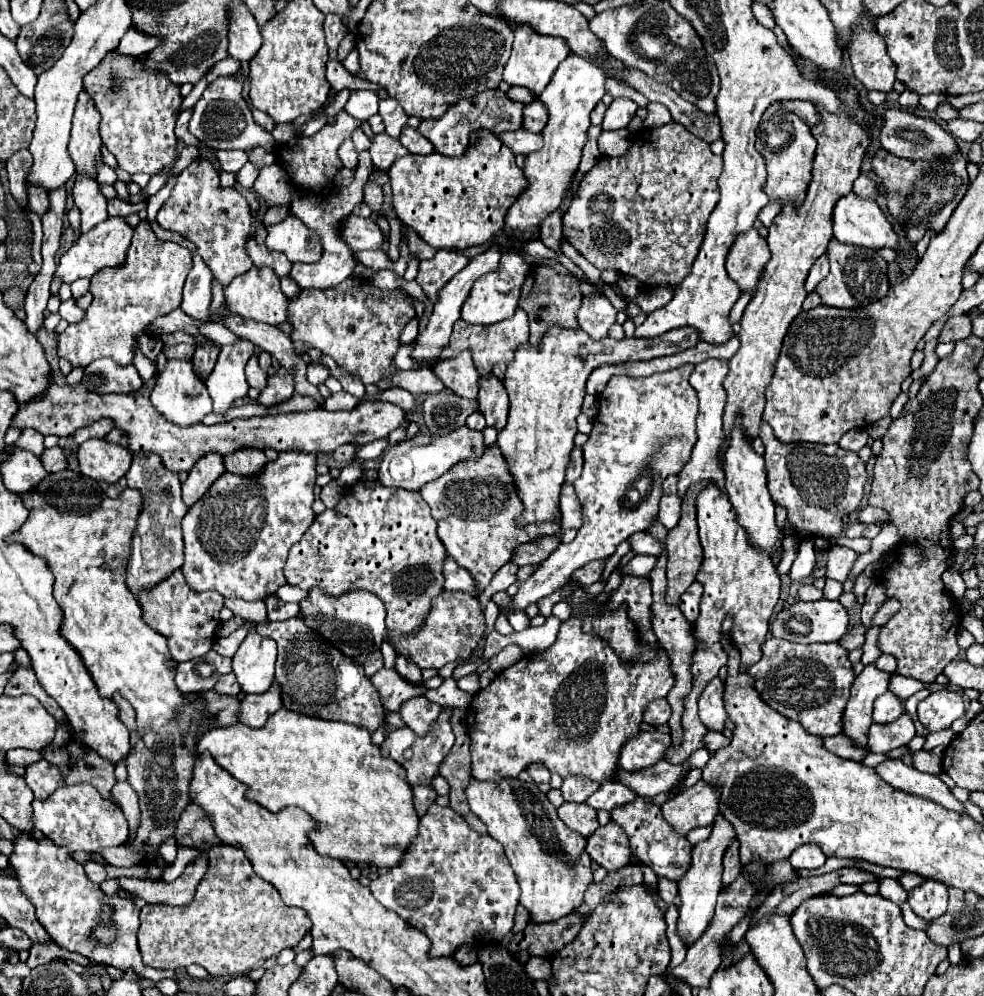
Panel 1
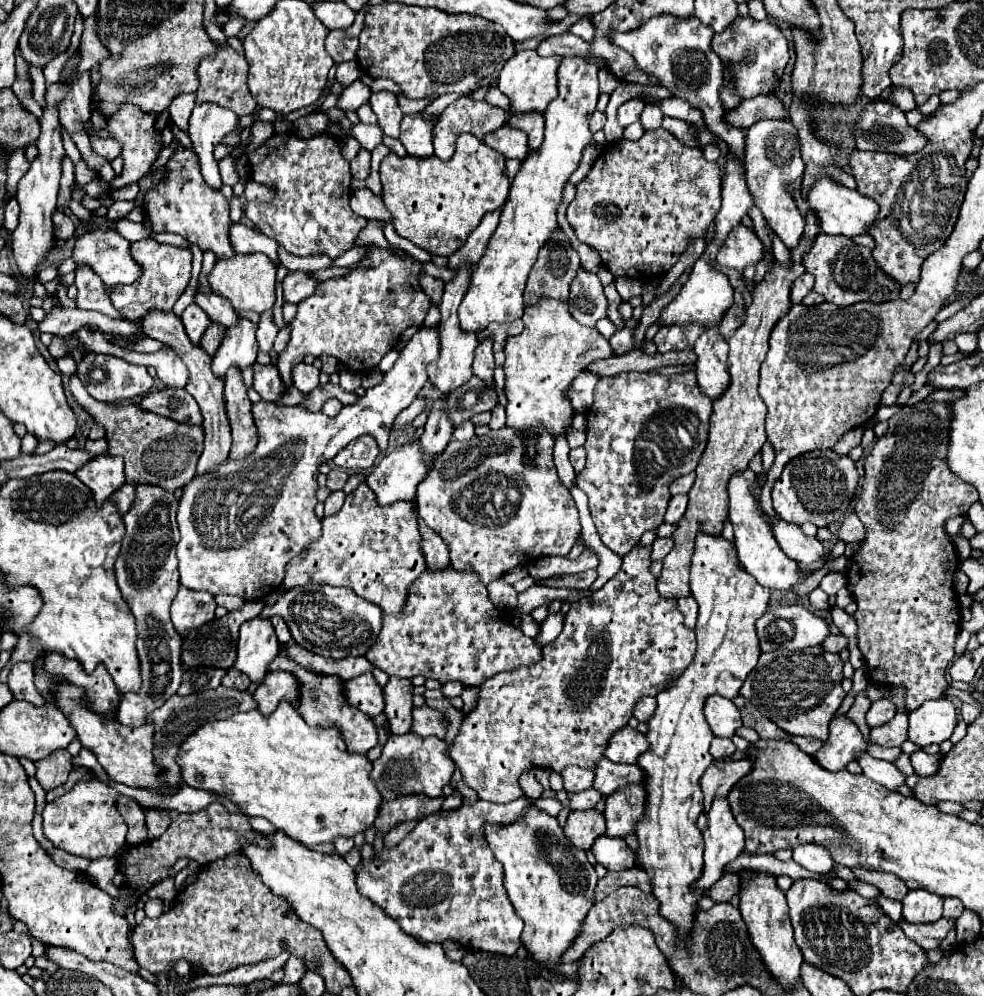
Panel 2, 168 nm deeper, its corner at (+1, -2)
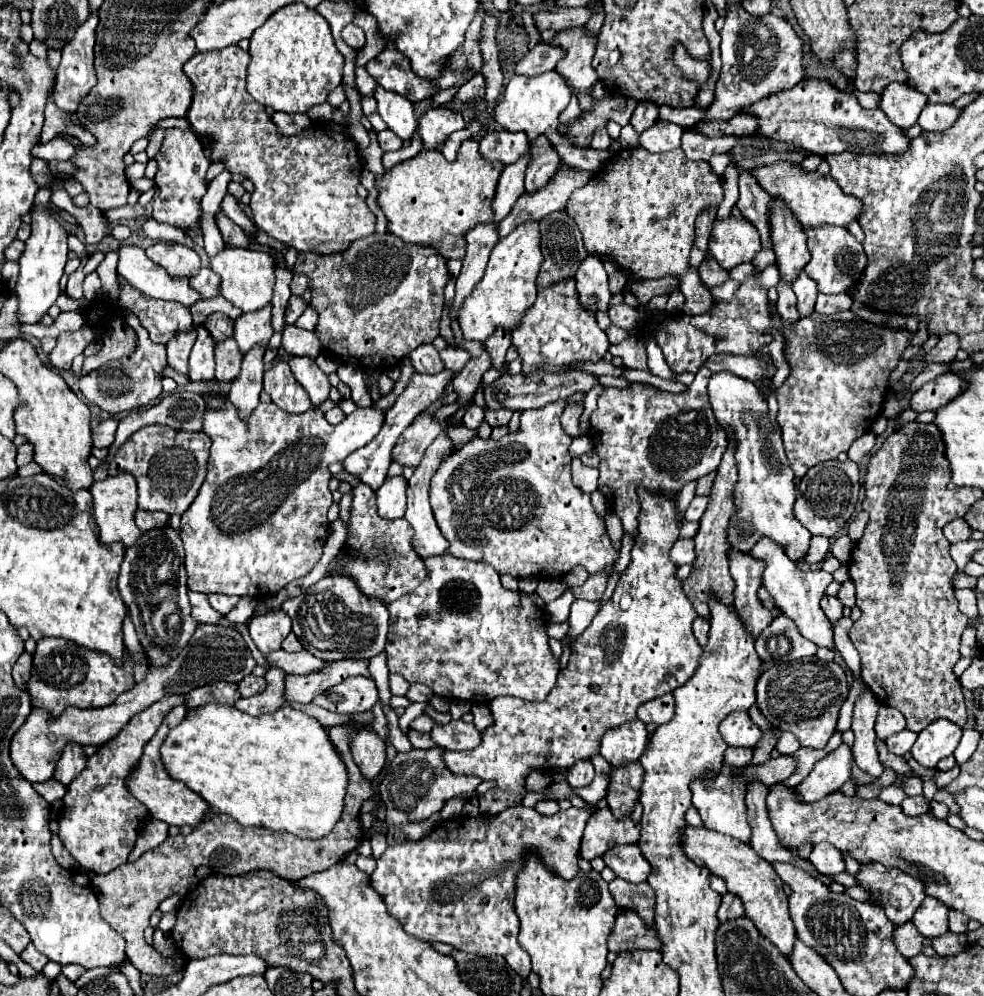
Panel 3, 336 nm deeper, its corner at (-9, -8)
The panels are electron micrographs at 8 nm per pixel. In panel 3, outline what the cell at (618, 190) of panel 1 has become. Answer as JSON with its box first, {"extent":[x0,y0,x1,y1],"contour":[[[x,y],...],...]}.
{"extent":[567,146,723,316],"contour":[[[639,146],[623,148],[617,156],[613,156],[613,160],[599,176],[591,178],[583,188],[577,188],[567,202],[567,214],[577,222],[589,254],[599,252],[603,256],[609,256],[611,260],[615,260],[615,264],[621,266],[621,270],[633,272],[633,278],[679,276],[681,292],[685,296],[682,312],[689,316],[699,316],[709,312],[709,308],[713,306],[713,296],[709,288],[701,282],[697,270],[689,268],[689,252],[695,240],[693,228],[695,218],[705,208],[711,206],[719,208],[721,202],[723,202],[721,180],[705,160],[701,162],[689,160],[681,148],[653,154]]]}

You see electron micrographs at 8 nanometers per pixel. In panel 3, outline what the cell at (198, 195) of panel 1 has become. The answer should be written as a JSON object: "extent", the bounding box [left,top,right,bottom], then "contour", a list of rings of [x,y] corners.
{"extent":[153,128,211,230],"contour":[[[179,128],[165,130],[165,140],[155,160],[159,164],[159,170],[155,176],[159,194],[153,200],[153,218],[161,224],[171,224],[183,230],[201,228],[201,216],[203,216],[201,198],[207,192],[205,176],[211,162],[205,156],[205,150],[199,138],[191,130],[179,130]]]}

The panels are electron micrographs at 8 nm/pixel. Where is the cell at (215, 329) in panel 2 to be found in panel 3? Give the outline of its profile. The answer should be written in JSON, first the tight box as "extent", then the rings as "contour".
{"extent":[205,312,233,342],"contour":[[[215,312],[205,320],[205,328],[209,330],[209,334],[213,336],[215,342],[221,342],[221,340],[227,340],[233,334],[233,320],[225,314]]]}

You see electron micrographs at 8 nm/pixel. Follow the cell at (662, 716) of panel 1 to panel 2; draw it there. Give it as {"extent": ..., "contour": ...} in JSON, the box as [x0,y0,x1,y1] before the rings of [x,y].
{"extent":[633,696,657,722],"contour":[[[647,696],[647,698],[643,698],[643,700],[639,700],[639,702],[635,704],[633,716],[635,716],[639,722],[649,722],[649,718],[651,718],[653,712],[655,712],[655,708],[657,708],[657,700],[651,698],[651,696]]]}

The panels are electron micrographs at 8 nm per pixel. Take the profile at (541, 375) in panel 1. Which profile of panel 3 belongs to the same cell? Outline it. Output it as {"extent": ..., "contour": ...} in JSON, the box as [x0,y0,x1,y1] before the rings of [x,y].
{"extent":[511,280,611,376],"contour":[[[573,280],[539,288],[537,302],[523,316],[521,326],[511,332],[511,342],[523,362],[525,376],[535,370],[557,374],[575,368],[579,362],[599,362],[611,346],[607,334],[597,326],[595,318],[581,308]]]}

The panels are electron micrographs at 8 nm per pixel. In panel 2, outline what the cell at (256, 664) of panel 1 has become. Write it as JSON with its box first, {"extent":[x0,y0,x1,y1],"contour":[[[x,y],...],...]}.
{"extent":[235,616,279,684],"contour":[[[261,616],[247,620],[241,624],[235,668],[247,674],[253,682],[261,684],[269,670],[269,662],[277,656],[277,650],[279,640],[273,632],[271,620]]]}

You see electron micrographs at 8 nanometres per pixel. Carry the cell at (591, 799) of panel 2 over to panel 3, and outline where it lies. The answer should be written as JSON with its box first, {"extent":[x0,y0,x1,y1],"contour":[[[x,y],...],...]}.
{"extent":[371,804,593,978],"contour":[[[589,804],[585,808],[571,806],[569,810],[559,810],[553,816],[541,816],[535,808],[513,806],[495,816],[479,814],[479,818],[465,822],[451,820],[443,824],[441,830],[435,828],[431,834],[417,842],[387,848],[377,858],[377,868],[371,874],[371,886],[387,904],[389,914],[397,922],[401,922],[407,934],[425,942],[445,942],[455,946],[455,950],[473,952],[479,956],[499,954],[513,970],[517,970],[517,974],[527,978],[527,974],[531,972],[529,954],[525,954],[521,946],[517,946],[517,914],[513,908],[515,874],[521,866],[521,852],[525,848],[535,848],[549,868],[553,868],[565,880],[571,880],[579,870],[577,850],[583,828],[591,814],[593,810],[589,808]]]}

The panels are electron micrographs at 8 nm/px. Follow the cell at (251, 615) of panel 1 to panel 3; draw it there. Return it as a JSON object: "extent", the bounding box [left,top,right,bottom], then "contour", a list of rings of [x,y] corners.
{"extent":[209,594,239,614],"contour":[[[211,594],[211,596],[209,596],[209,604],[211,604],[217,612],[221,612],[221,614],[227,614],[229,610],[233,610],[233,608],[237,606],[237,602],[239,602],[237,596],[221,596],[221,594]]]}

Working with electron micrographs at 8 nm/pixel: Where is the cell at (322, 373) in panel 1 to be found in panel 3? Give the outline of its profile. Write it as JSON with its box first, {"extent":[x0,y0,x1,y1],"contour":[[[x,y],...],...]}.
{"extent":[289,356,331,406],"contour":[[[293,356],[289,360],[289,368],[295,376],[295,380],[307,390],[313,406],[319,406],[323,400],[327,400],[331,384],[325,372],[317,368],[313,358],[309,356]]]}

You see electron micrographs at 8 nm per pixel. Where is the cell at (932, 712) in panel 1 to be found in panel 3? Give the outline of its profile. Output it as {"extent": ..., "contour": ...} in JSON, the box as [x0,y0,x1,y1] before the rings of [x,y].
{"extent":[911,718,961,768],"contour":[[[947,718],[933,720],[925,730],[919,732],[911,756],[927,768],[935,768],[937,762],[945,756],[951,756],[961,740],[961,726],[949,722]]]}

